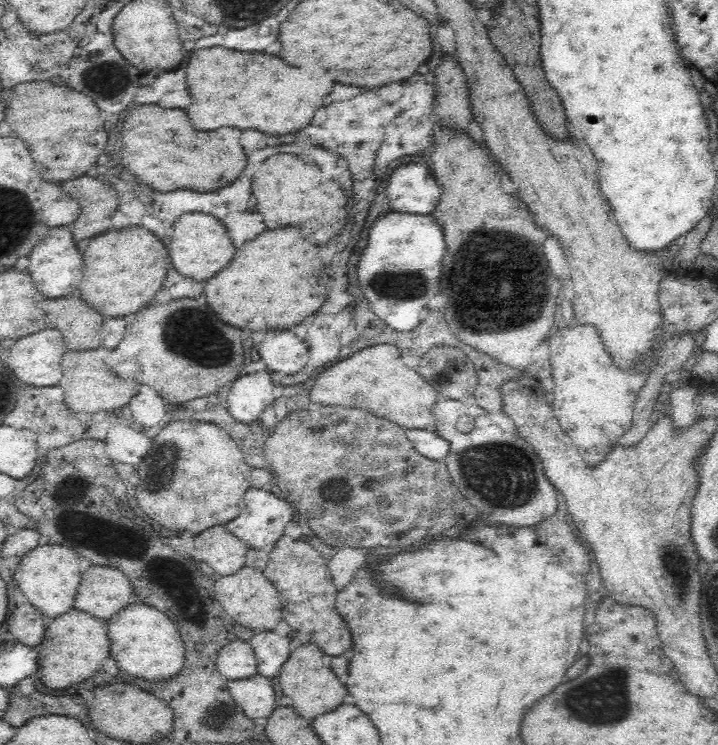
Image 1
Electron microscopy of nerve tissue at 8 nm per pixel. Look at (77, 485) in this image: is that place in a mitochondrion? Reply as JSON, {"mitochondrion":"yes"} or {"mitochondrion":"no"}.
{"mitochondrion":"no"}

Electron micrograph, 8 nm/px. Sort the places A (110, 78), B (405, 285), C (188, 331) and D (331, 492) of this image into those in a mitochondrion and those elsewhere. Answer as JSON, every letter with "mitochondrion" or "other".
{"A":"mitochondrion","B":"mitochondrion","C":"mitochondrion","D":"mitochondrion"}

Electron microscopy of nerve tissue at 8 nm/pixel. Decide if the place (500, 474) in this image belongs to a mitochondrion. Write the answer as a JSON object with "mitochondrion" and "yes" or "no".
{"mitochondrion":"yes"}

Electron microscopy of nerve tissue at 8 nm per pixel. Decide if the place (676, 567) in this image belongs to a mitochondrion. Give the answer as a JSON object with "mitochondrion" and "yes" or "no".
{"mitochondrion":"yes"}

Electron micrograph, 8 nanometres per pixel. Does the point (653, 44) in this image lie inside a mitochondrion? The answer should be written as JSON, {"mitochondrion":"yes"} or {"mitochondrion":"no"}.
{"mitochondrion":"no"}

